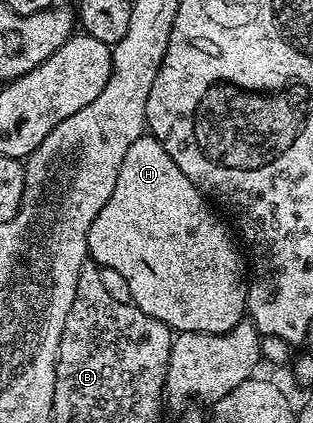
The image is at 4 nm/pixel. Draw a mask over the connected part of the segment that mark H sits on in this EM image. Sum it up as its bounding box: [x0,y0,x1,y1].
[88,133,247,333]

